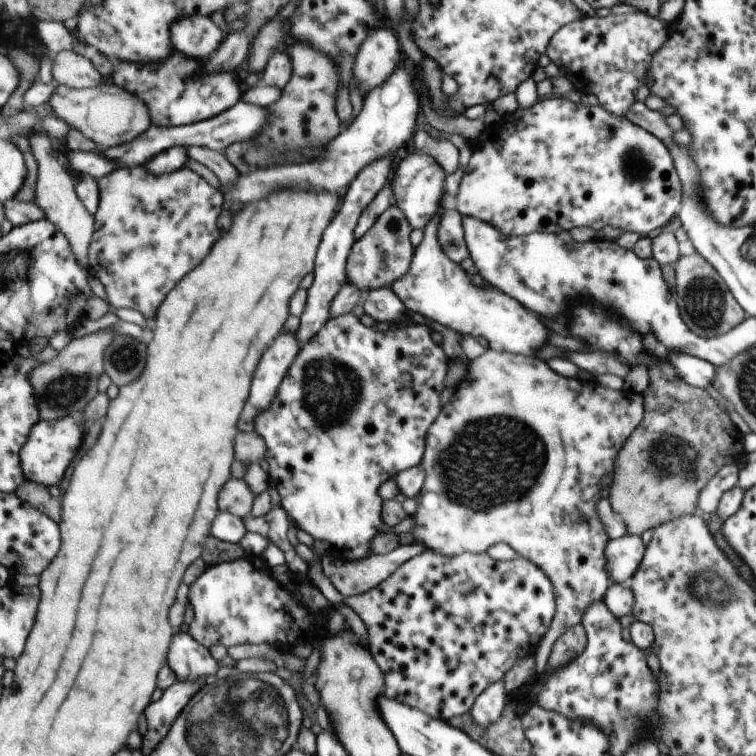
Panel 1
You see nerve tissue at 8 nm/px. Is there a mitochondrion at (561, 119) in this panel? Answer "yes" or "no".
no

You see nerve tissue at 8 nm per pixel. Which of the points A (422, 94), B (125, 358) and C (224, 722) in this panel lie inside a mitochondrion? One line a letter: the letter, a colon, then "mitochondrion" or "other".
A: other
B: mitochondrion
C: mitochondrion

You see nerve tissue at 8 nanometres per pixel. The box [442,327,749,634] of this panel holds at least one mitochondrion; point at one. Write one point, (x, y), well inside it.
(711, 594)

